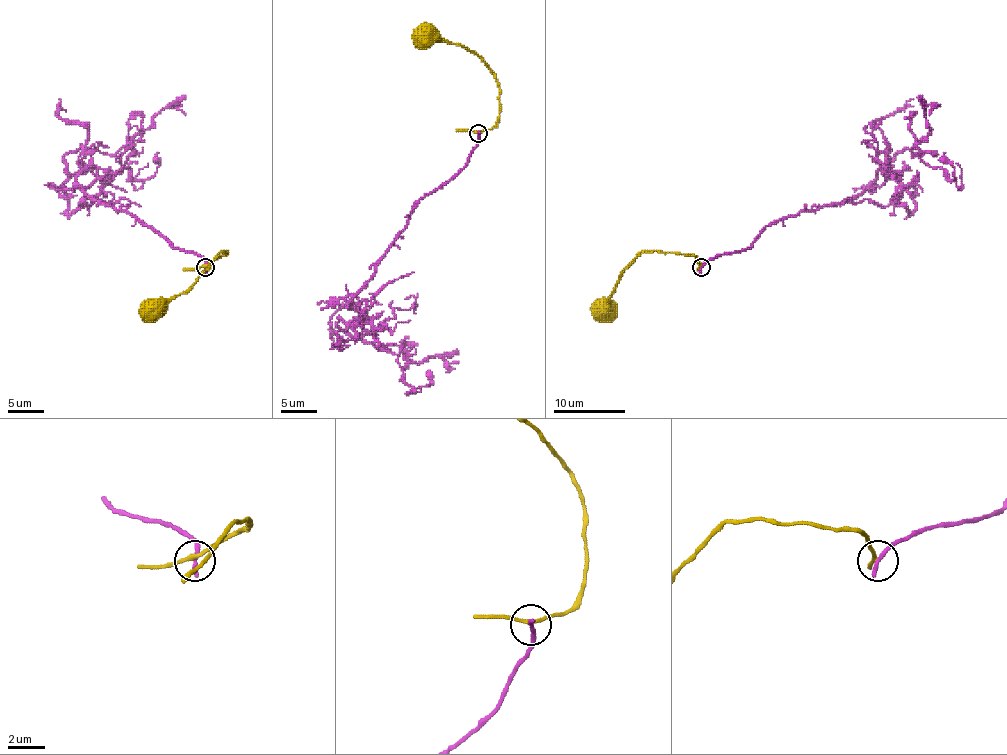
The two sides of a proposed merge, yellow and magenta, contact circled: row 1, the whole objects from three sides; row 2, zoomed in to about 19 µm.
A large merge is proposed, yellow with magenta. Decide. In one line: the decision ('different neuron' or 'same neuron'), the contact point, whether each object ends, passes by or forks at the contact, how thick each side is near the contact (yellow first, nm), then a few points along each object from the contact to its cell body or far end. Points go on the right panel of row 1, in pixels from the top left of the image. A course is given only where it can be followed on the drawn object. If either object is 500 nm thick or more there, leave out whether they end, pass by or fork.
different neuron | (701, 267) | yellow passes by | magenta ends | 190/280 nm | yellow via (701, 266), (694, 256), (644, 250), (624, 270), (608, 309), (601, 316) | magenta via (701, 266), (749, 247), (783, 217), (879, 186), (904, 149), (917, 154), (915, 147), (959, 190), (956, 163)

